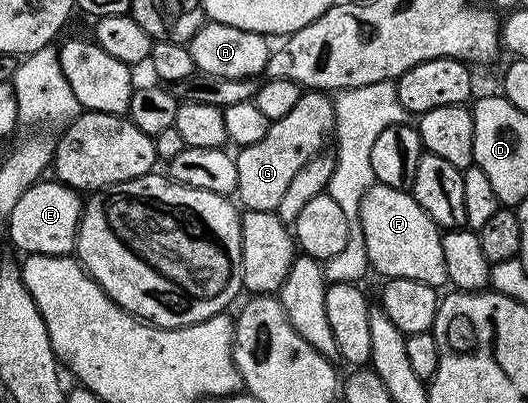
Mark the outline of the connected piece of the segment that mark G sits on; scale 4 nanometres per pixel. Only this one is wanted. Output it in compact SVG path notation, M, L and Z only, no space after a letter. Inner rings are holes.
M320 90L302 93L299 104L295 104L295 108L287 112L287 116L269 123L267 136L263 136L259 144L242 146L236 151L239 172L236 197L245 210L276 211L295 172L299 172L299 168L322 153L324 146L321 145L334 129L333 103L334 99Z

